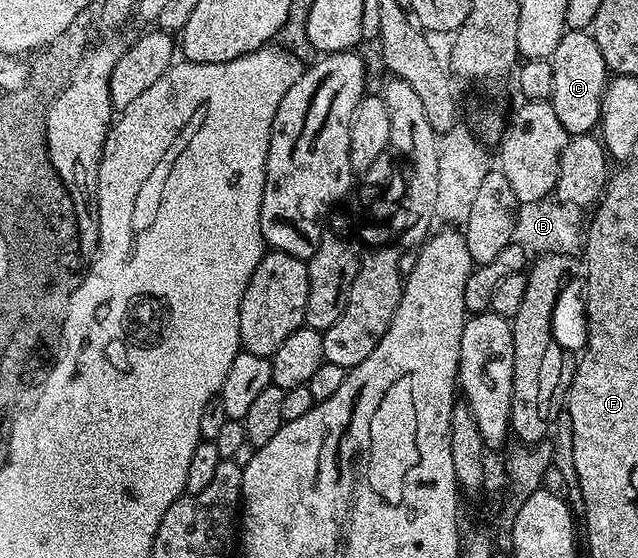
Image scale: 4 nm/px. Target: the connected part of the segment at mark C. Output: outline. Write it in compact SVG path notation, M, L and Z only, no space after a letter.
M568 30L562 36L562 40L558 40L558 48L554 48L550 61L554 72L554 88L550 101L554 112L558 112L558 120L562 120L562 128L566 128L572 136L595 131L600 125L604 87L610 81L610 71L606 60L602 60L602 52L598 48L596 39L588 30Z

